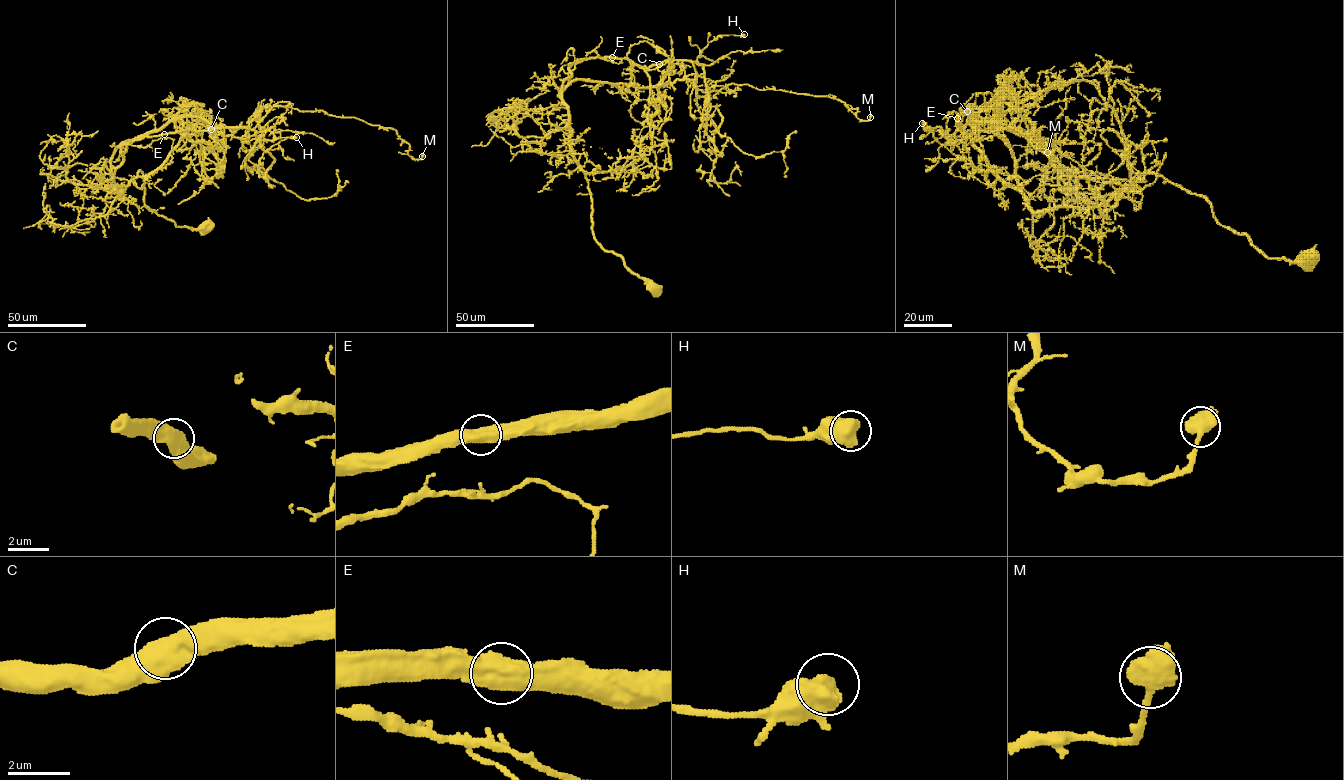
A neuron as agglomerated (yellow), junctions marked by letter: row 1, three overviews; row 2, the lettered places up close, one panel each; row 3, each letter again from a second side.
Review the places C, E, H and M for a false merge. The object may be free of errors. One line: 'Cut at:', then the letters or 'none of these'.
Cut at: none of these

